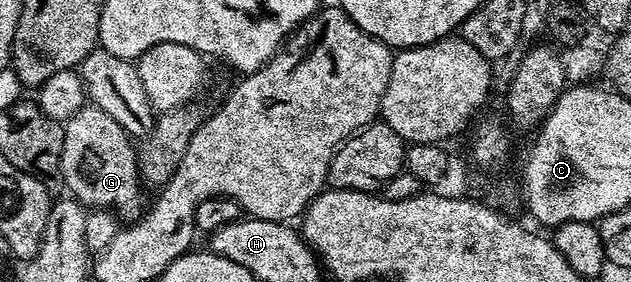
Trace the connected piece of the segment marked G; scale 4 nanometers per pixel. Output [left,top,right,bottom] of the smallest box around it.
[59,105,141,211]

